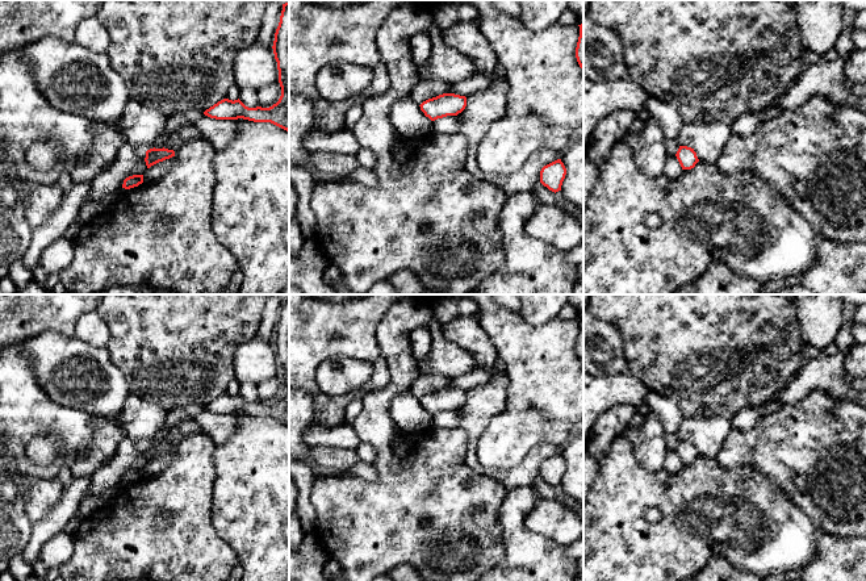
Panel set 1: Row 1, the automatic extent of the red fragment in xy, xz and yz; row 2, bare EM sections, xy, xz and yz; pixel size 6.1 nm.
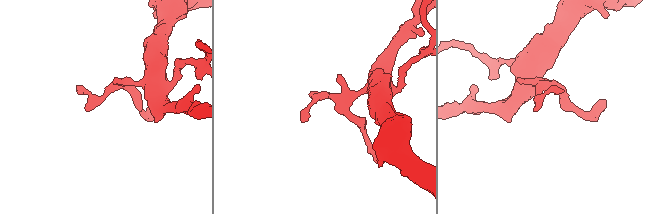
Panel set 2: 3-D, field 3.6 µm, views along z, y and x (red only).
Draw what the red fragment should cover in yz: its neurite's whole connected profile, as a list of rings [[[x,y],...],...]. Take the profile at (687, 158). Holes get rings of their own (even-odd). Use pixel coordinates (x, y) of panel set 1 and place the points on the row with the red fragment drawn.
[[[679,146],[675,156],[677,156],[682,170],[691,170],[699,162],[694,149],[687,147],[687,146]]]

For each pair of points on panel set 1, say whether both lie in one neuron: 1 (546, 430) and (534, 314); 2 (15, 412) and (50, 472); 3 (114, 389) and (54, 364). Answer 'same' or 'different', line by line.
1: different
2: same
3: same

